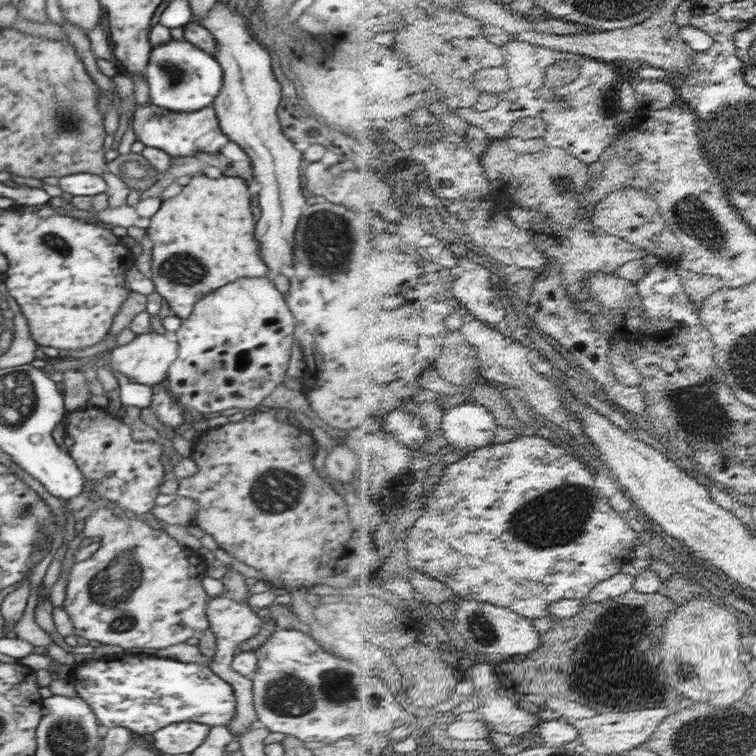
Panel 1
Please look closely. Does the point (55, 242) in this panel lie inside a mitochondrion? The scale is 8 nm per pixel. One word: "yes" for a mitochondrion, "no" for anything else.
yes

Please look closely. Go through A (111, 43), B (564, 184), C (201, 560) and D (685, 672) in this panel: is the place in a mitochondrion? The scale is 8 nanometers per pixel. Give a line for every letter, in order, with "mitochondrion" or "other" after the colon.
A: other
B: mitochondrion
C: other
D: mitochondrion

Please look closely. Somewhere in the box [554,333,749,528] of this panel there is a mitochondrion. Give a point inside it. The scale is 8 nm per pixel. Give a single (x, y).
(707, 419)

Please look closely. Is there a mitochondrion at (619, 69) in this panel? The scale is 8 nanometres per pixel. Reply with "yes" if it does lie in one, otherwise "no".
no

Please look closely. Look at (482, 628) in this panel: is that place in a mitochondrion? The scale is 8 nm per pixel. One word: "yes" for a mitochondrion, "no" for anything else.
yes

